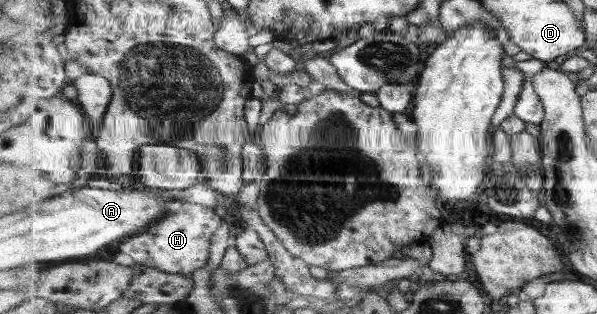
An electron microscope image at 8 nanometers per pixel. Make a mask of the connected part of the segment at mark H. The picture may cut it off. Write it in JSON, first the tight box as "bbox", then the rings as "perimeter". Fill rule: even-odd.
{"bbox":[119,202,222,276],"perimeter":[[[185,202],[171,209],[170,213],[148,232],[124,239],[119,251],[131,257],[138,265],[188,276],[200,268],[208,269],[212,236],[220,226],[222,226],[222,216],[215,209]]]}

